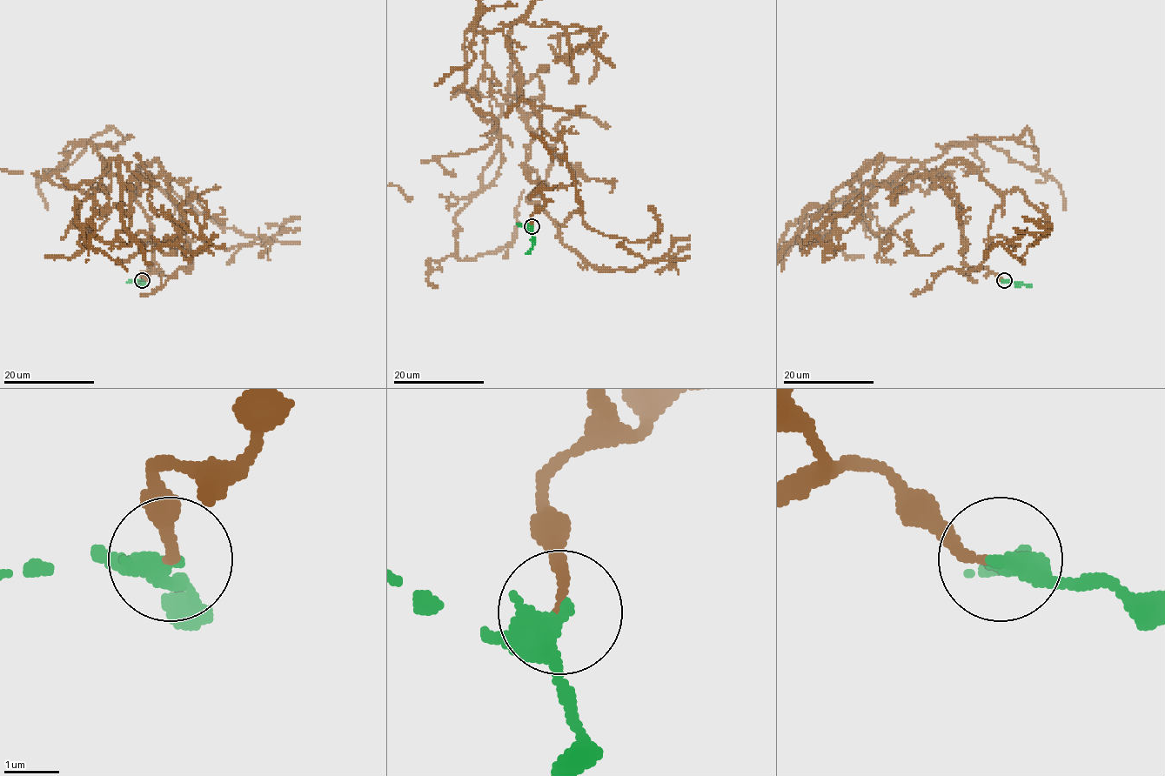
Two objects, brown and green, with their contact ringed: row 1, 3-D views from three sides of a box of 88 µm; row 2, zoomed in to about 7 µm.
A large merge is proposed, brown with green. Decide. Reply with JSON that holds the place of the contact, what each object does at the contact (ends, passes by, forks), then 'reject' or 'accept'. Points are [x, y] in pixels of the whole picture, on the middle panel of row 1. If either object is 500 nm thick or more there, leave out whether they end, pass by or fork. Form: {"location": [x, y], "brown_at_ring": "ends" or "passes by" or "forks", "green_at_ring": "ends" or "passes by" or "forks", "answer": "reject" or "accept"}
{"location": [532, 226], "brown_at_ring": "ends", "green_at_ring": "passes by", "answer": "accept"}

